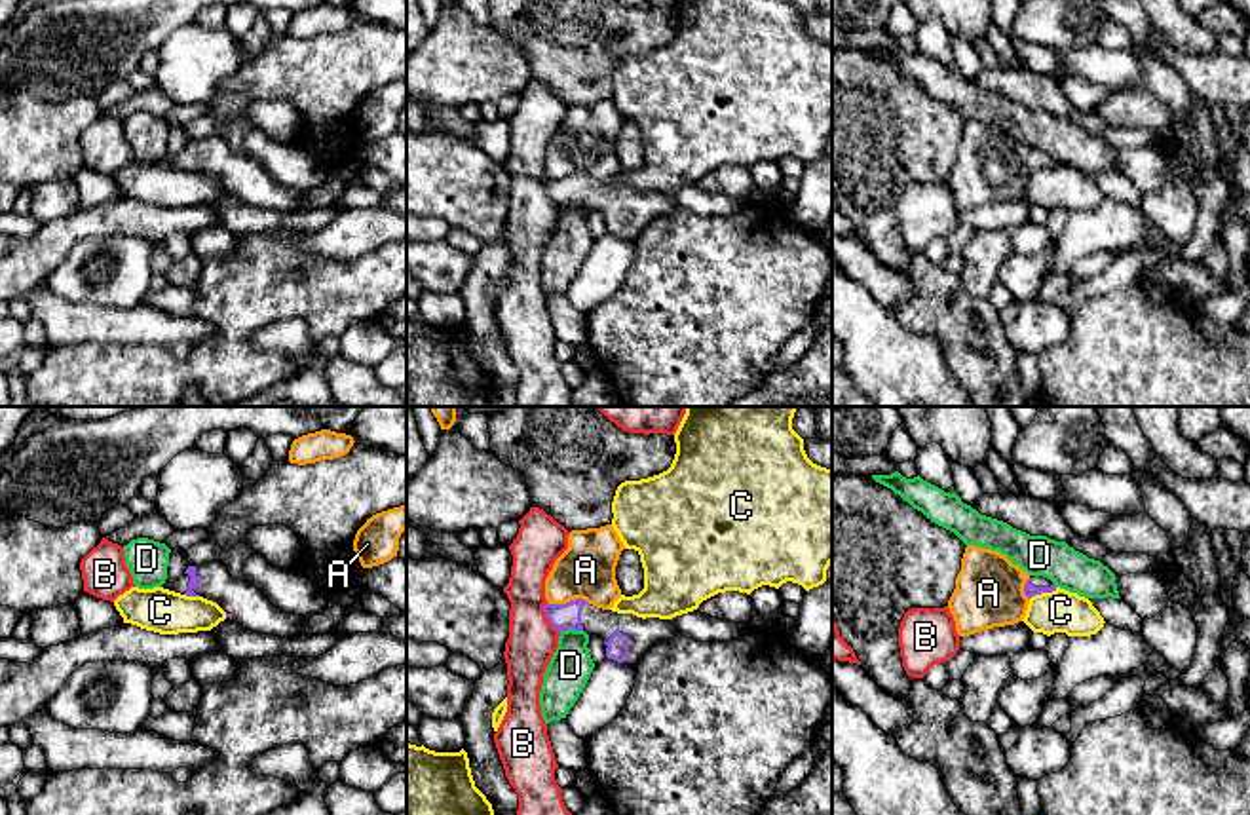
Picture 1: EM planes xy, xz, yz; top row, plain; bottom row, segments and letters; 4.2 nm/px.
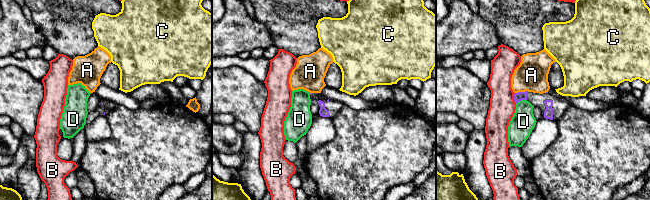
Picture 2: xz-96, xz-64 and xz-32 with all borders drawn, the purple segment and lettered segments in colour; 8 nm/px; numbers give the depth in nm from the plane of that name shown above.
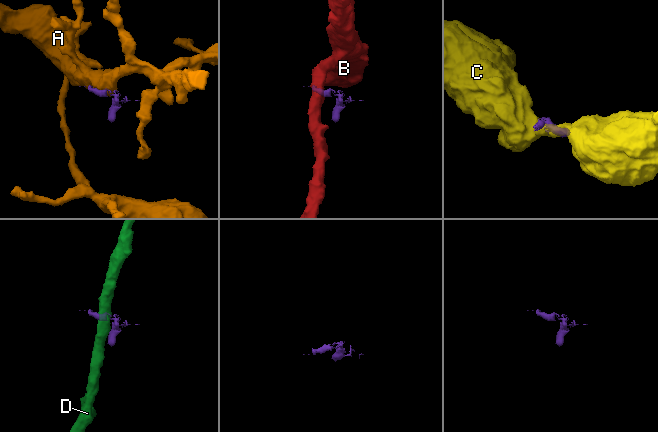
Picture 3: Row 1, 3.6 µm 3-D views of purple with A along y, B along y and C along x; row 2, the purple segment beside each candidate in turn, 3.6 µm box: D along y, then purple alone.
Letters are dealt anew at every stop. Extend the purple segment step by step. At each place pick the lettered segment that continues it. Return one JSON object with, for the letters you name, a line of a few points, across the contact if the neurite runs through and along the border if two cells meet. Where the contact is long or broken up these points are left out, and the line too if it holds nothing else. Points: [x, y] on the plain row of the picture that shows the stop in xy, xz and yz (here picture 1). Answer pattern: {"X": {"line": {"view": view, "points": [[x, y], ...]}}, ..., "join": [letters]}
{"join": []}

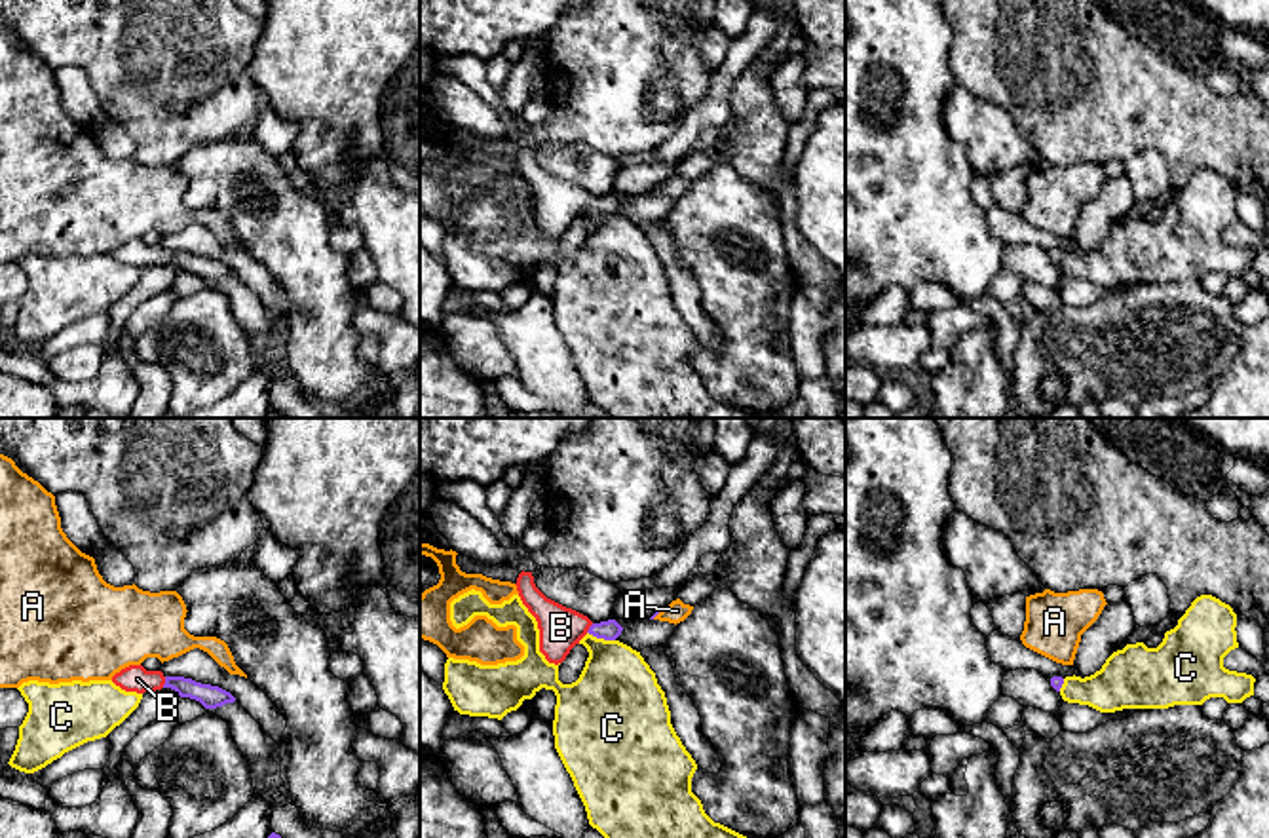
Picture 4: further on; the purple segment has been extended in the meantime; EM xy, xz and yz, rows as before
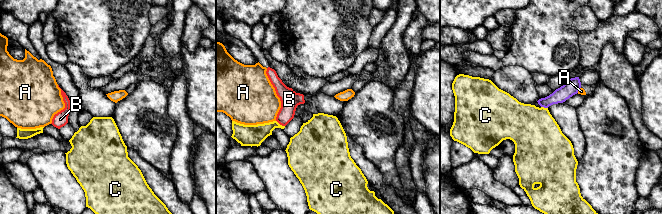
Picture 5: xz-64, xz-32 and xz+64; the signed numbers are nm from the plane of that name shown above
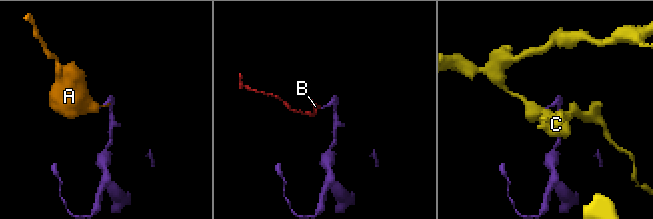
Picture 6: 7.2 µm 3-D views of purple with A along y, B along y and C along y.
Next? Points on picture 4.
{"B": {"line": {"view": "xy", "points": [[209, 270], [177, 257], [166, 257], [137, 253]]}}, "join": ["B"]}

